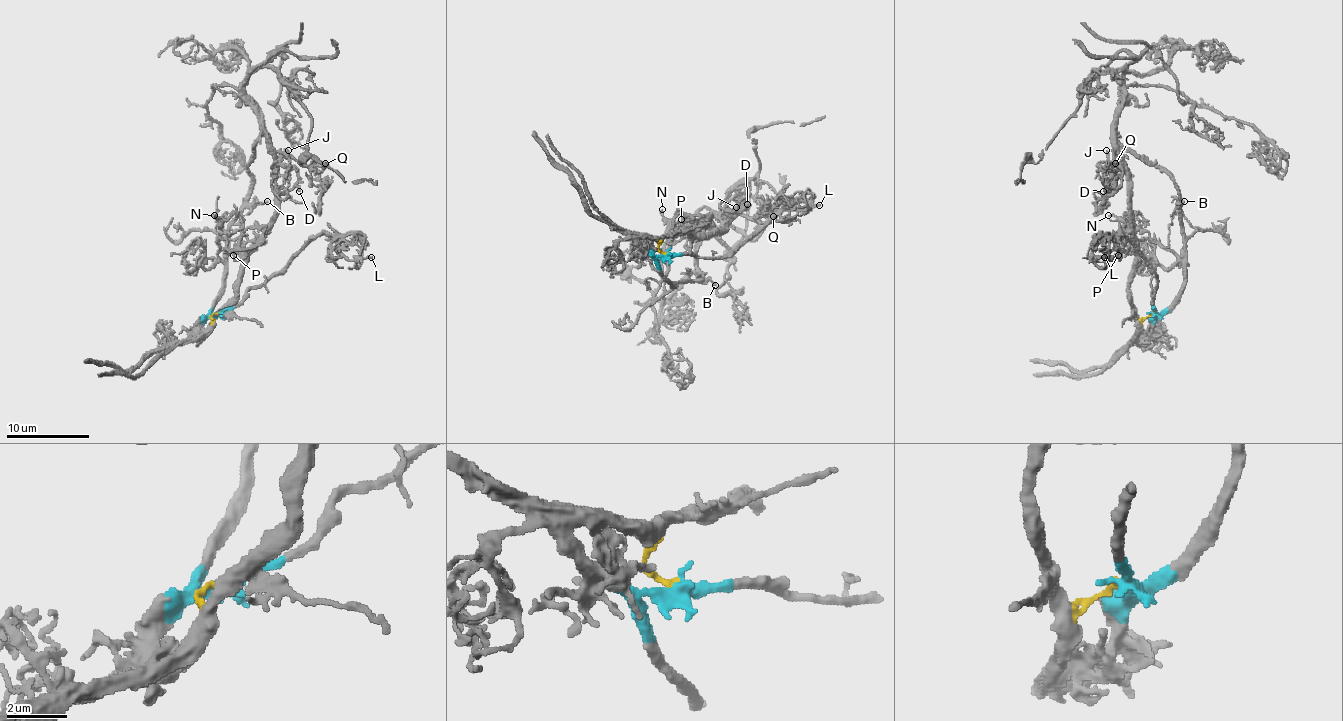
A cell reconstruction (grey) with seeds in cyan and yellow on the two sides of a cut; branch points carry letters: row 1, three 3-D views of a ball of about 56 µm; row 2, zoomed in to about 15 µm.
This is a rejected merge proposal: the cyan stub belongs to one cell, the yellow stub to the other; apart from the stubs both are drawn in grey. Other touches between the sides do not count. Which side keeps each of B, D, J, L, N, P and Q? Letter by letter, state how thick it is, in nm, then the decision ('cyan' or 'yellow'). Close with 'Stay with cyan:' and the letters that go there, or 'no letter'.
B: calibre 150 nm; cyan
D: calibre 140 nm; yellow
J: calibre 180 nm; yellow
L: calibre 130 nm; cyan
N: calibre 160 nm; cyan
P: calibre 220 nm; yellow
Q: calibre 140 nm; yellow
Stay with cyan: B, L, N

